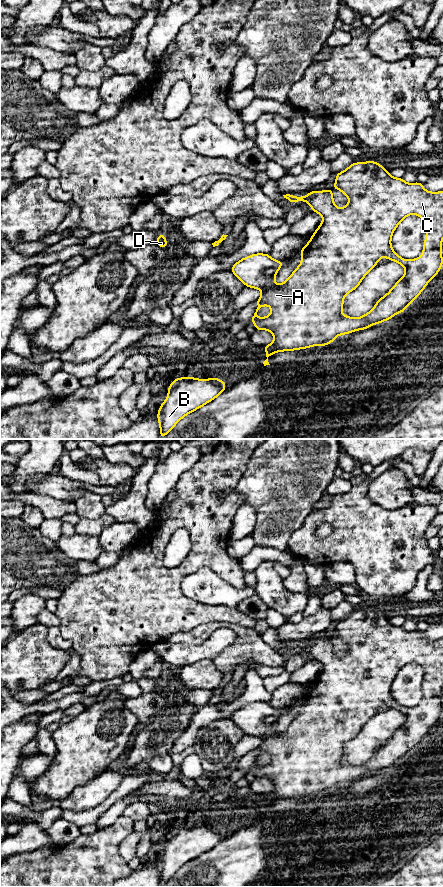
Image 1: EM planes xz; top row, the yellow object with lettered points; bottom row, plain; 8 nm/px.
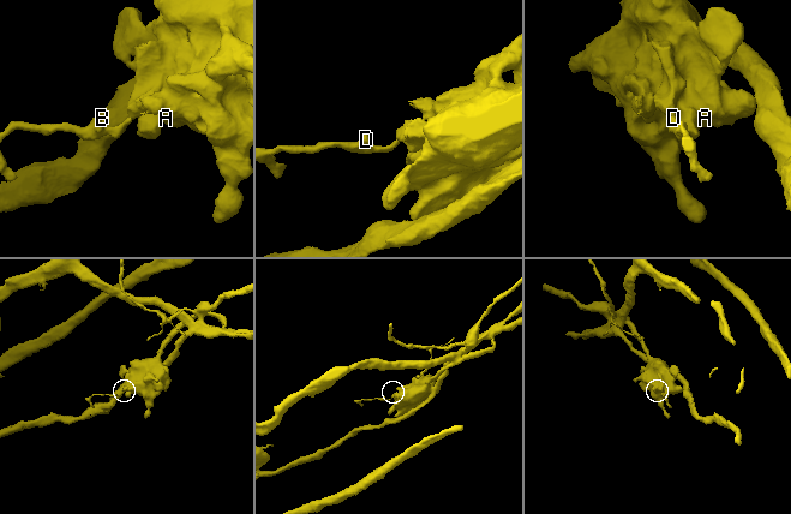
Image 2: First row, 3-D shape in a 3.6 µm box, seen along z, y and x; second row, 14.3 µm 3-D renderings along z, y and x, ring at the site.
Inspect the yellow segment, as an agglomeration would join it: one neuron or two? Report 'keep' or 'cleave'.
cleave

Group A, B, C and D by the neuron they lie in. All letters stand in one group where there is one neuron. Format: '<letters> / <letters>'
A B C / D

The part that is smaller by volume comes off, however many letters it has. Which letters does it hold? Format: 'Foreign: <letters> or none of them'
Foreign: D

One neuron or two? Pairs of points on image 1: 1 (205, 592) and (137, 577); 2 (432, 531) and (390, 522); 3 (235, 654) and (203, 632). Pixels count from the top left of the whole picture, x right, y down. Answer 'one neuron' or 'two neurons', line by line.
1: two neurons
2: two neurons
3: one neuron

